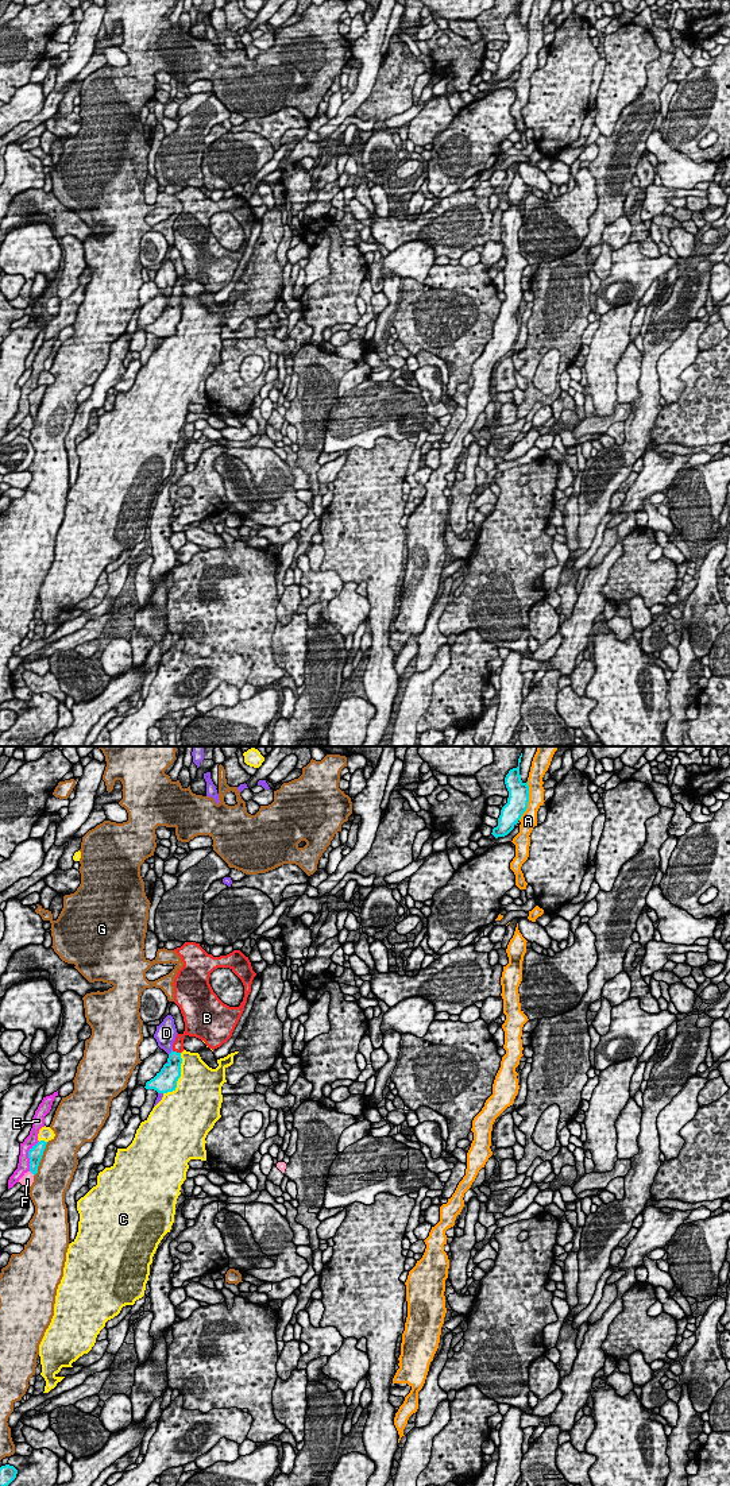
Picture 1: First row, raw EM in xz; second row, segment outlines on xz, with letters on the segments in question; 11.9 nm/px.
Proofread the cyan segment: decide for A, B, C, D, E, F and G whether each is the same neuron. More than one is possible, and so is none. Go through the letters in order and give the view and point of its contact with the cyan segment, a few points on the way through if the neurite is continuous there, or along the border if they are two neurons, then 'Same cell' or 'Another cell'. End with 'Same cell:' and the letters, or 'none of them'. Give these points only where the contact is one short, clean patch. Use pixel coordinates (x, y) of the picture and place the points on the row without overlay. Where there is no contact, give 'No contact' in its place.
A: Touches cyan at xz (528, 45). Another cell
B: Touches cyan at xz (176, 296). Same cell
C: Touches cyan at xz (180, 320). Another cell
D: Touches cyan at xz (172, 296). Another cell
E: Touches cyan at xz (29, 400). Another cell
F: Touches cyan at xz (33, 417). Another cell
G: Touches cyan at xz (41, 402). Another cell
Same cell: B

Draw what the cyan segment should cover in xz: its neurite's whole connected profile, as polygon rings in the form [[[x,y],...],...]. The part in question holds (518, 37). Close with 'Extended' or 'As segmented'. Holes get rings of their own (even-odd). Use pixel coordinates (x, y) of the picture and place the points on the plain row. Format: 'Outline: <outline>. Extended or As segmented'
Outline: [[[520,0],[518,3],[518,11],[510,13],[505,22],[509,42],[507,47],[501,54],[498,70],[494,72],[491,77],[495,82],[507,80],[514,73],[514,69],[518,67],[522,58],[528,53],[529,30],[528,26],[524,27],[521,24],[520,19],[521,1],[522,0]]]. As segmented

